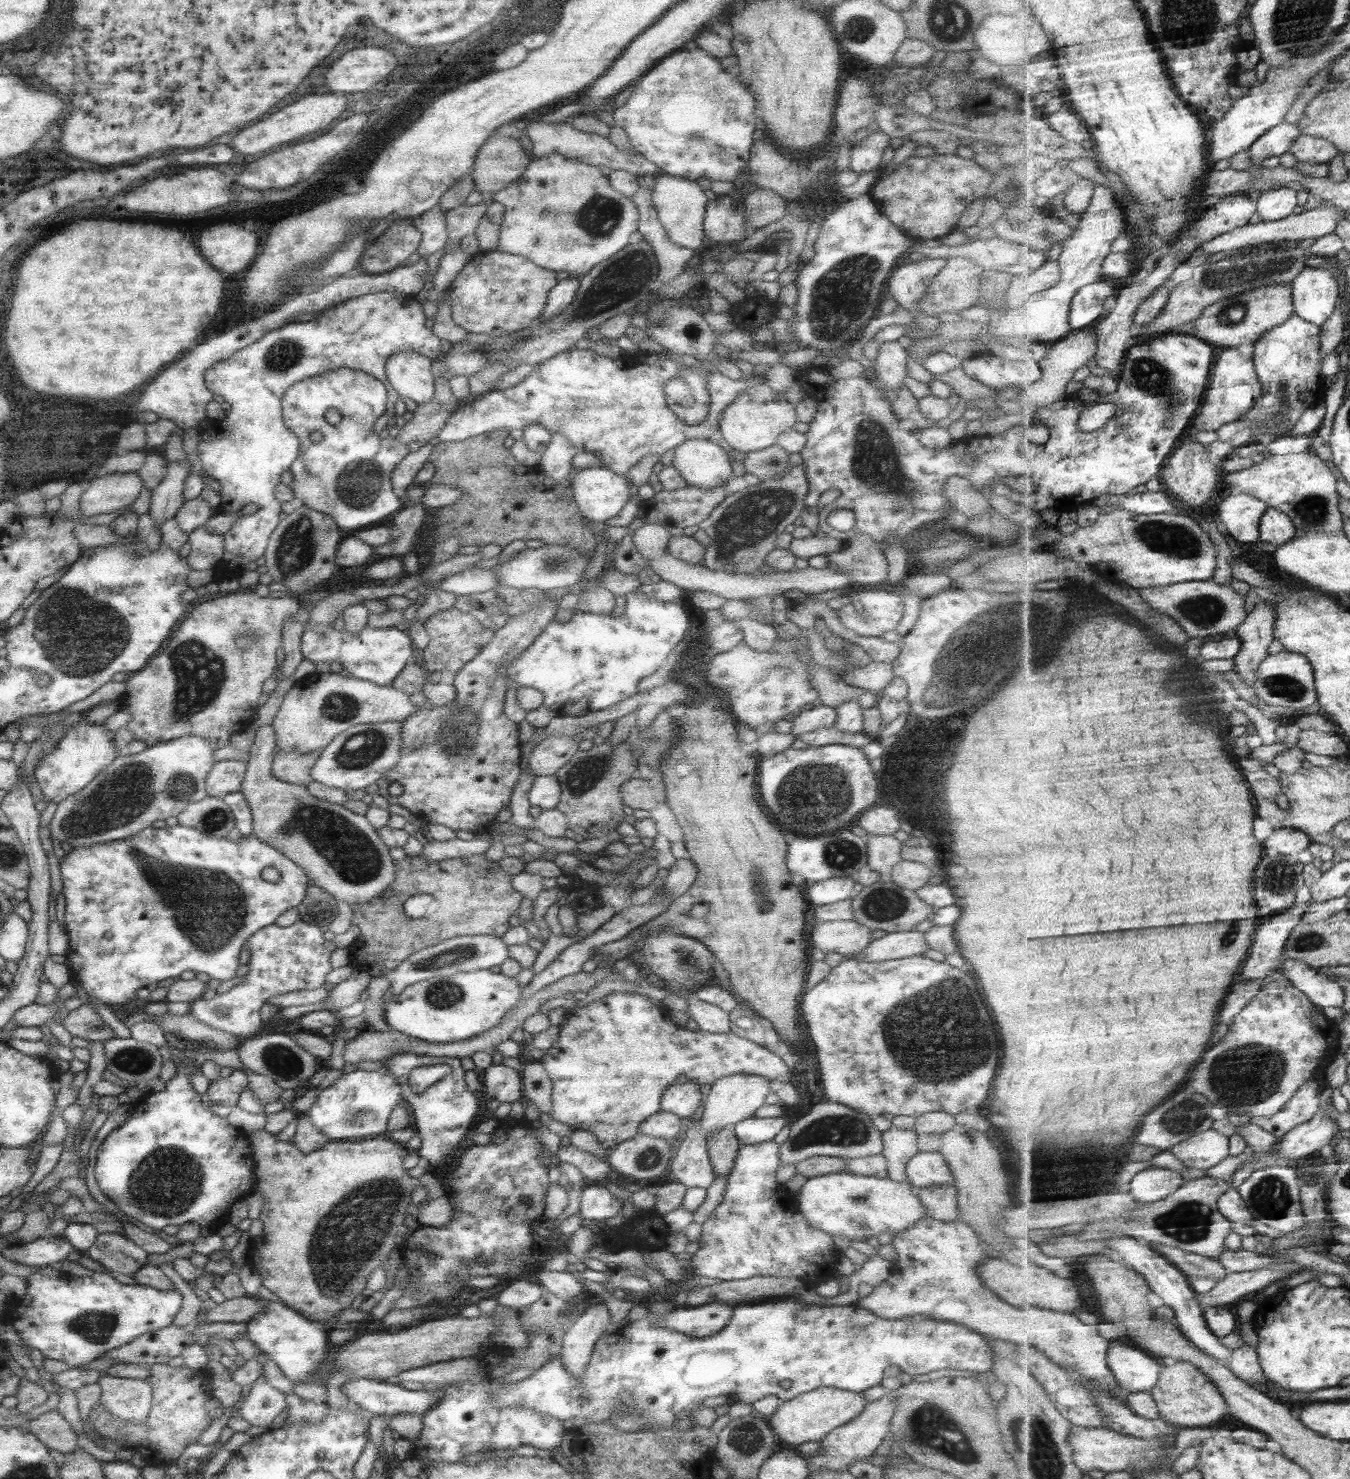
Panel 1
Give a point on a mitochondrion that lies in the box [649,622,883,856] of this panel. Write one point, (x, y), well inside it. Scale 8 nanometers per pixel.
(793, 796)

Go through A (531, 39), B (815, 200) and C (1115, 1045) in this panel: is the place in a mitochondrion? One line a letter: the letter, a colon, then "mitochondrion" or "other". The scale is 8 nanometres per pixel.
A: mitochondrion
B: other
C: other

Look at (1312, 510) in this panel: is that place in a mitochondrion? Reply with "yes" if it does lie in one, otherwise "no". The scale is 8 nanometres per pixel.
yes

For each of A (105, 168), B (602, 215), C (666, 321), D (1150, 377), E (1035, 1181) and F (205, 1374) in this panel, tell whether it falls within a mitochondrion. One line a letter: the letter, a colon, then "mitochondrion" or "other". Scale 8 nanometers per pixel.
A: other
B: mitochondrion
C: mitochondrion
D: mitochondrion
E: mitochondrion
F: other

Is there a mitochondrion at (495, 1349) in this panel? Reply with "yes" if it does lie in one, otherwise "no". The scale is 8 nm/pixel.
no

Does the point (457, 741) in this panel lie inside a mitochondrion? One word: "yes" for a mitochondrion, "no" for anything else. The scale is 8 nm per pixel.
yes

